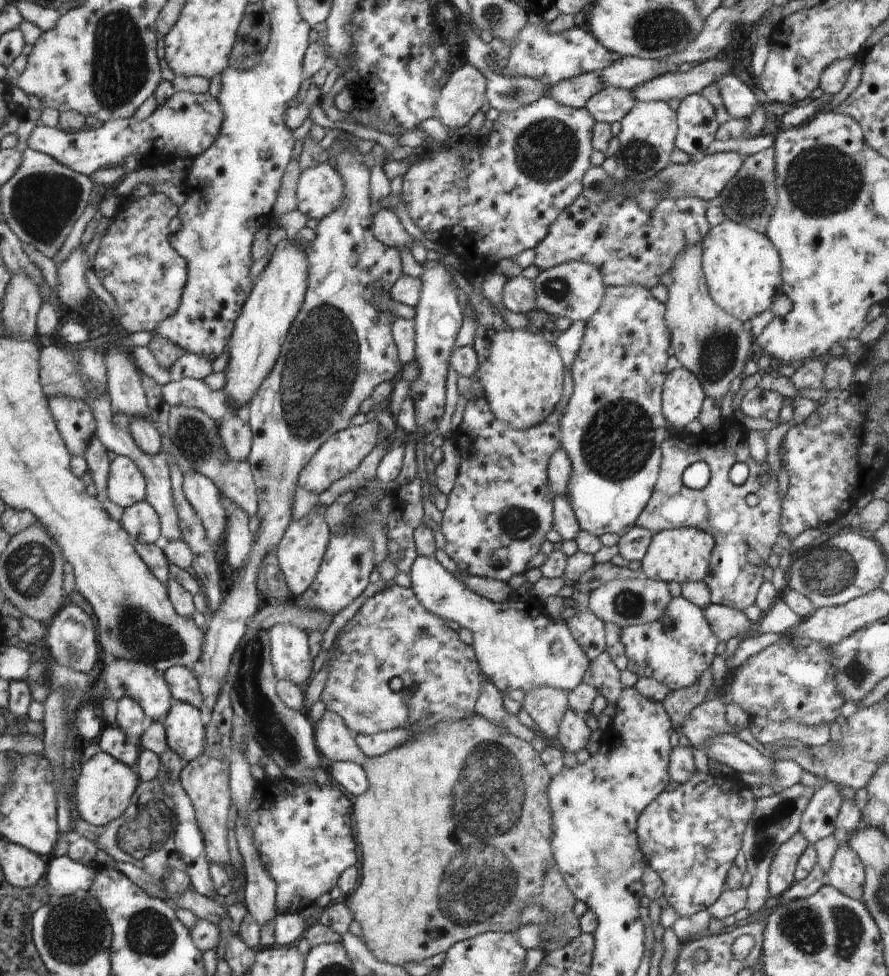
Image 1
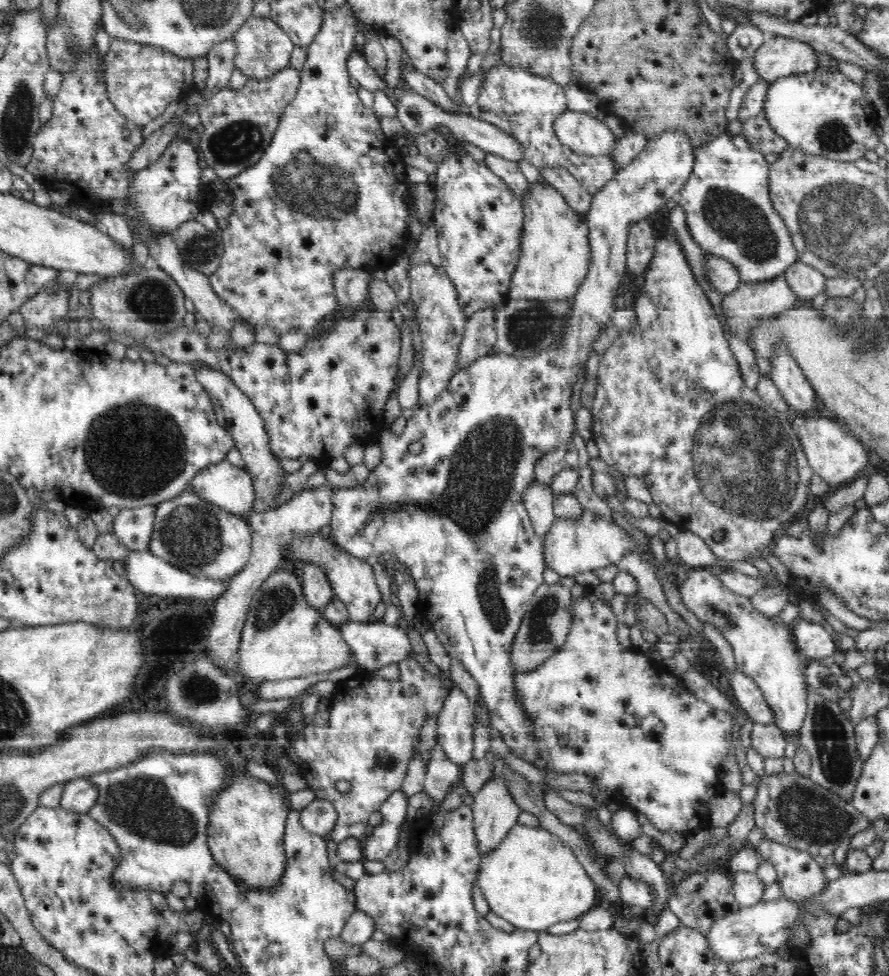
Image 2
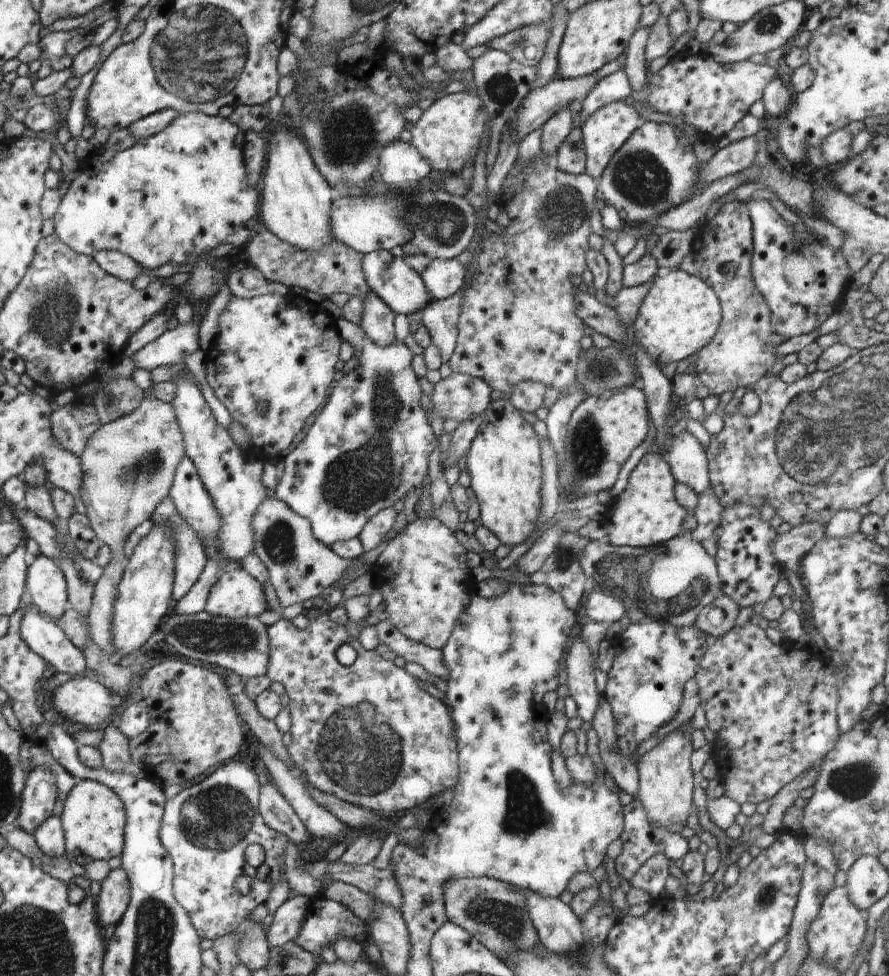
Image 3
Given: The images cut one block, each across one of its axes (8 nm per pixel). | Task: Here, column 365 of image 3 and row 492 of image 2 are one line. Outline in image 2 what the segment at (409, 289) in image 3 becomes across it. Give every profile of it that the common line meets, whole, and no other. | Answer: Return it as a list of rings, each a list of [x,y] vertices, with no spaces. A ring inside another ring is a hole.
[[[201,367],[195,371],[198,382],[210,392],[210,395],[220,404],[225,414],[225,428],[232,433],[234,448],[240,451],[246,466],[244,469],[250,478],[254,489],[254,501],[251,511],[264,512],[266,508],[271,508],[273,500],[277,497],[282,485],[285,484],[284,471],[282,469],[281,458],[275,456],[269,445],[268,433],[266,432],[264,421],[260,413],[256,410],[253,402],[234,384],[234,381],[222,371]]]

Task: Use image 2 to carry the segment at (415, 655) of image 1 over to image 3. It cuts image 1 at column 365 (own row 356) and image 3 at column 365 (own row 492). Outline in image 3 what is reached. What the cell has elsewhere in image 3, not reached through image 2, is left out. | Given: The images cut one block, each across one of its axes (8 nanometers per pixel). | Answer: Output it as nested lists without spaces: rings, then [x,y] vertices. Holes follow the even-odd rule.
[[[327,613],[313,619],[303,630],[296,628],[292,621],[277,615],[268,625],[267,635],[269,636],[270,644],[269,663],[266,675],[270,677],[270,680],[278,681],[282,684],[290,699],[287,709],[290,712],[291,718],[289,731],[292,740],[291,744],[287,746],[287,751],[292,762],[299,768],[302,774],[305,774],[311,785],[314,785],[323,793],[334,795],[340,800],[362,807],[367,811],[374,810],[374,812],[383,812],[385,815],[392,814],[392,812],[400,812],[400,810],[410,810],[414,806],[418,806],[423,801],[426,801],[429,797],[440,796],[445,790],[454,788],[459,773],[455,724],[452,722],[446,705],[421,688],[421,685],[424,683],[423,681],[410,675],[404,667],[399,668],[396,666],[394,661],[385,660],[375,650],[365,650],[360,644],[359,639],[350,638],[348,627],[335,624],[330,620]],[[342,644],[350,644],[357,650],[355,662],[347,667],[340,664],[336,659],[336,650]]]

